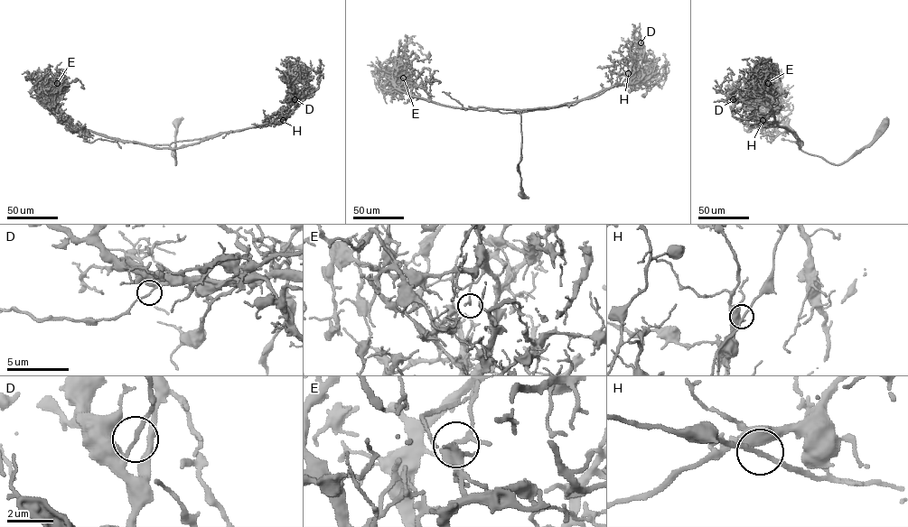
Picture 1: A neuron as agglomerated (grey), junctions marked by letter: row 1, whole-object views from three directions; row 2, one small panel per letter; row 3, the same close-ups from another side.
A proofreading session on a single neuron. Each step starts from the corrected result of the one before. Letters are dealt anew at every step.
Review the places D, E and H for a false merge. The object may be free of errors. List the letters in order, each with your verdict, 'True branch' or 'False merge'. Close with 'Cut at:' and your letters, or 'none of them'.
D: True branch
E: True branch
H: True branch
Cut at: none of them

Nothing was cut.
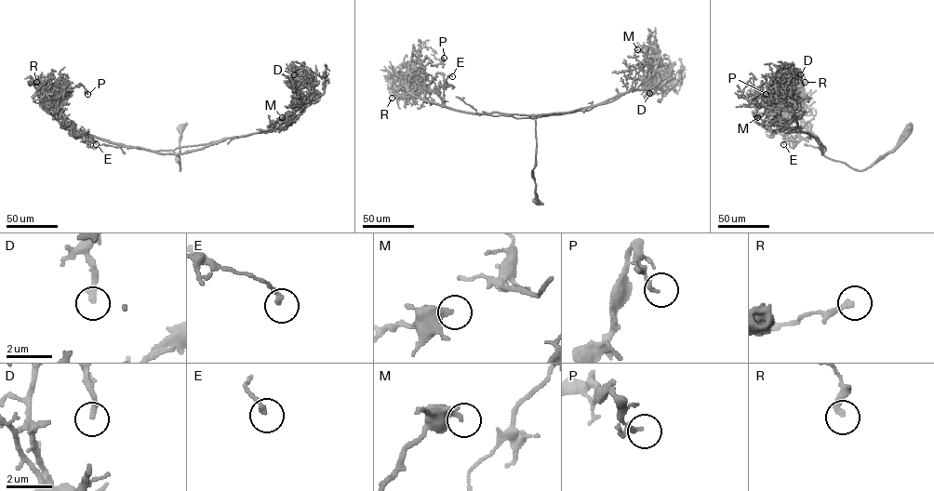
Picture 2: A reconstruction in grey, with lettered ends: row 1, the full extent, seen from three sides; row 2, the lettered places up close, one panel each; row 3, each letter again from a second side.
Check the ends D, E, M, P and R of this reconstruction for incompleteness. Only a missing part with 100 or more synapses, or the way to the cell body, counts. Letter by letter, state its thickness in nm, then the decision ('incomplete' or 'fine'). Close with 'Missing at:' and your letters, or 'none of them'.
D: 260 nm thick; fine
E: 190 nm thick; fine
M: 360 nm thick; fine
P: 180 nm thick; fine
R: 240 nm thick; fine
Missing at: none of them

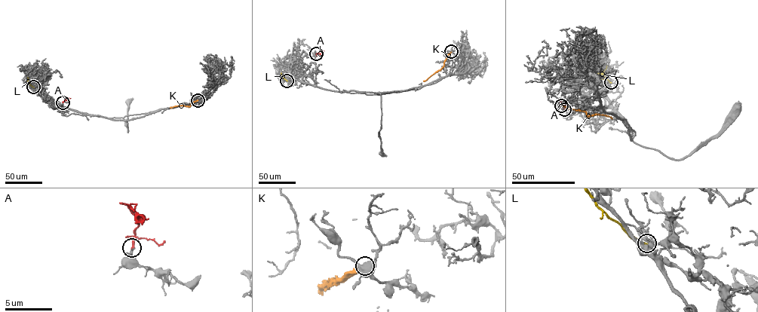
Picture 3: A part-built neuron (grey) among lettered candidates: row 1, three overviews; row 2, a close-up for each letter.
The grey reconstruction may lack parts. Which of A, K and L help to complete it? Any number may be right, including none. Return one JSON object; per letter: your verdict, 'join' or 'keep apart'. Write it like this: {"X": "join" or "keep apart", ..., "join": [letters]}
{"A": "join", "K": "keep apart", "L": "keep apart", "join": ["A"]}

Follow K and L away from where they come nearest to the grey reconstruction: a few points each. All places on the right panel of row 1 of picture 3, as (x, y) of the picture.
K: (561, 105), (584, 111), (587, 115), (606, 115), (611, 117)
L: (610, 82), (602, 74), (606, 65)

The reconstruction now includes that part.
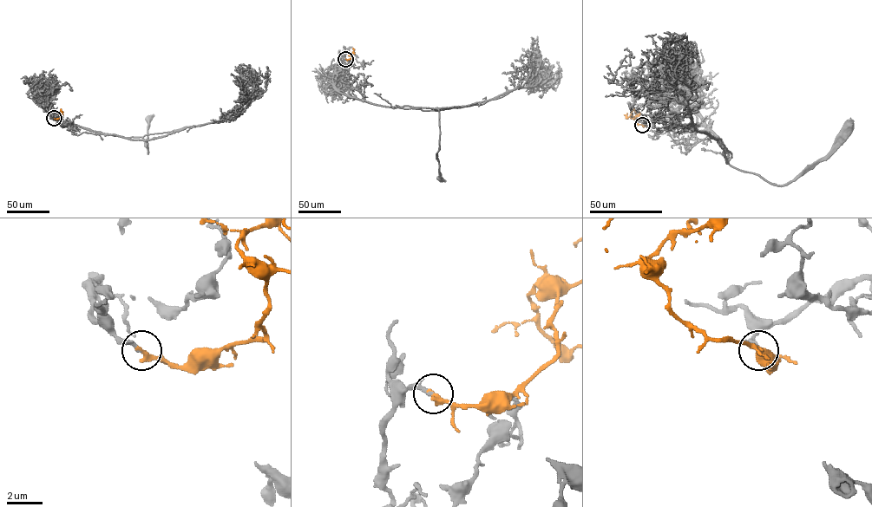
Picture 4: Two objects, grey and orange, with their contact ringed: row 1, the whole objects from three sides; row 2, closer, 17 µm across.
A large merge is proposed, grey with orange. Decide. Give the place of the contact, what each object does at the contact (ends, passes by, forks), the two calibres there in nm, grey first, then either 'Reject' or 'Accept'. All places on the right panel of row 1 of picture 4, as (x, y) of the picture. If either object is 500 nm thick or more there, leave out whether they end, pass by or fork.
Place: (642, 125). At the ring grey ends. At the ring orange ends. Thickness 220 nm (grey) against 360 nm. Accept

